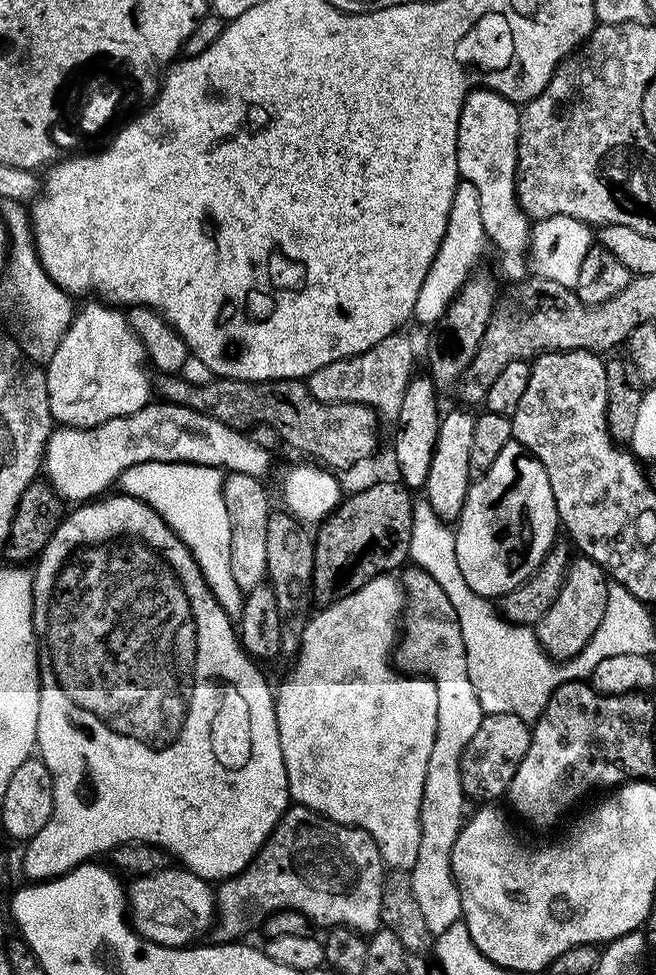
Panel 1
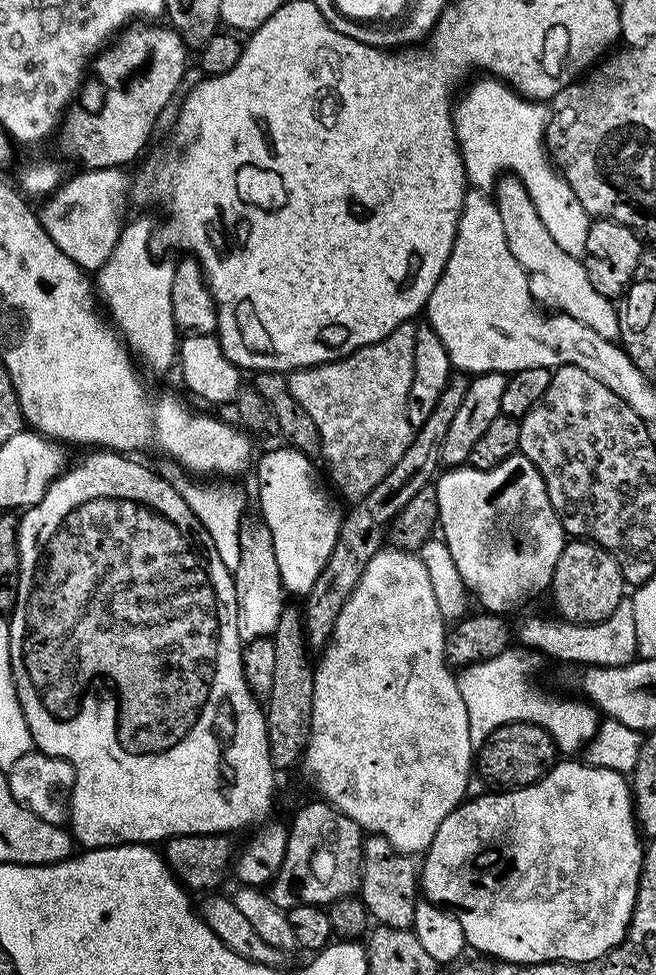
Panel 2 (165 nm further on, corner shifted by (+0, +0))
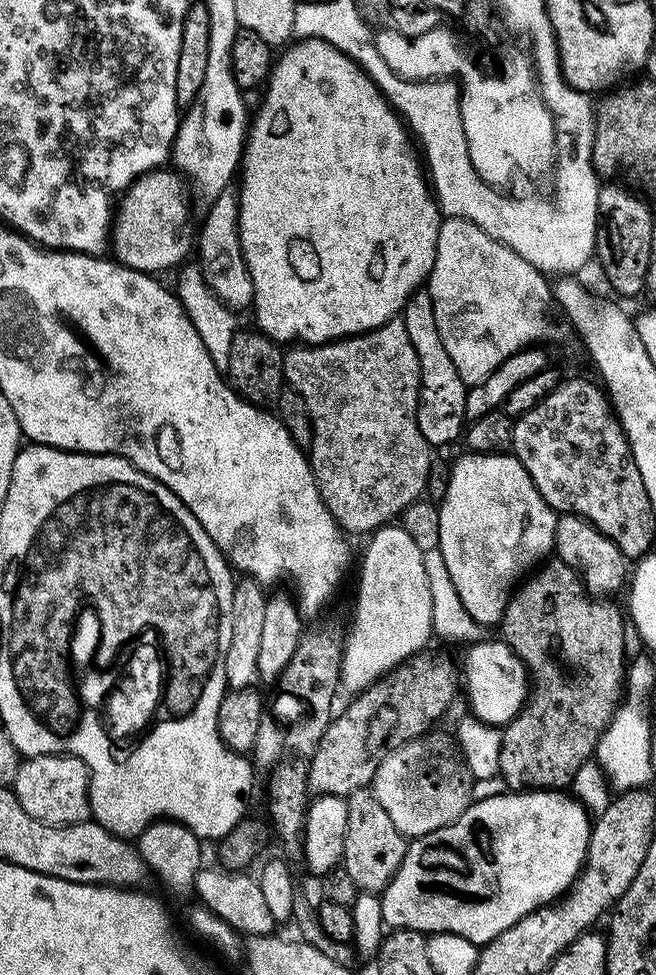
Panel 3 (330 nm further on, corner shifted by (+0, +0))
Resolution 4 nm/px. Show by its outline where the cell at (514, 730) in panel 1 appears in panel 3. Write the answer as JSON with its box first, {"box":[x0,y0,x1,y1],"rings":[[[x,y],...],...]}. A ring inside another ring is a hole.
{"box":[498,558,626,789],"rings":[[[558,558],[541,563],[509,598],[498,625],[499,635],[530,670],[530,691],[524,707],[509,724],[503,725],[499,739],[498,775],[508,783],[509,789],[567,789],[578,768],[593,759],[600,735],[626,691],[626,616],[621,605],[619,608],[612,602],[590,594],[580,575]]]}

